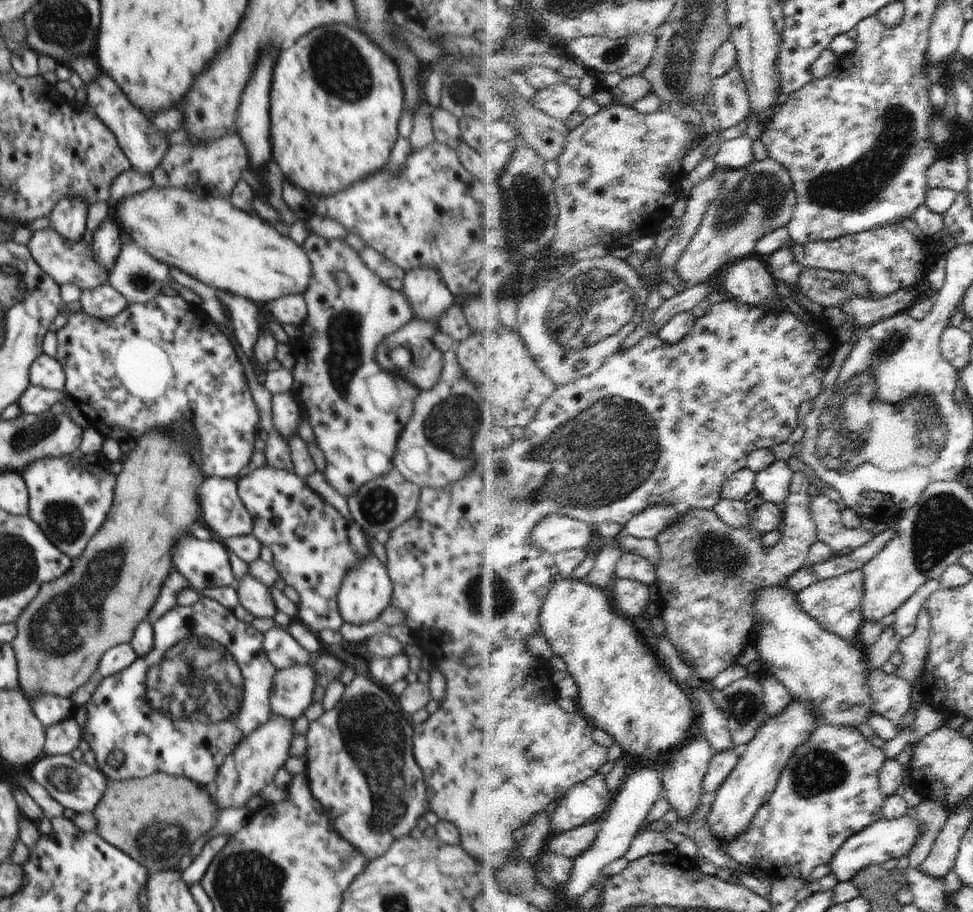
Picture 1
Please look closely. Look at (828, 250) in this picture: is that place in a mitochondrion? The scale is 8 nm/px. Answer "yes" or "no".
no

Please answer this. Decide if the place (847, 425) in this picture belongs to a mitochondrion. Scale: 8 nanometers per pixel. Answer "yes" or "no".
yes

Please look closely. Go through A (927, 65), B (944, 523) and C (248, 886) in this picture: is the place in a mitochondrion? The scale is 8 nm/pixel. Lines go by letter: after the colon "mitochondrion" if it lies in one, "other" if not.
A: other
B: mitochondrion
C: mitochondrion

